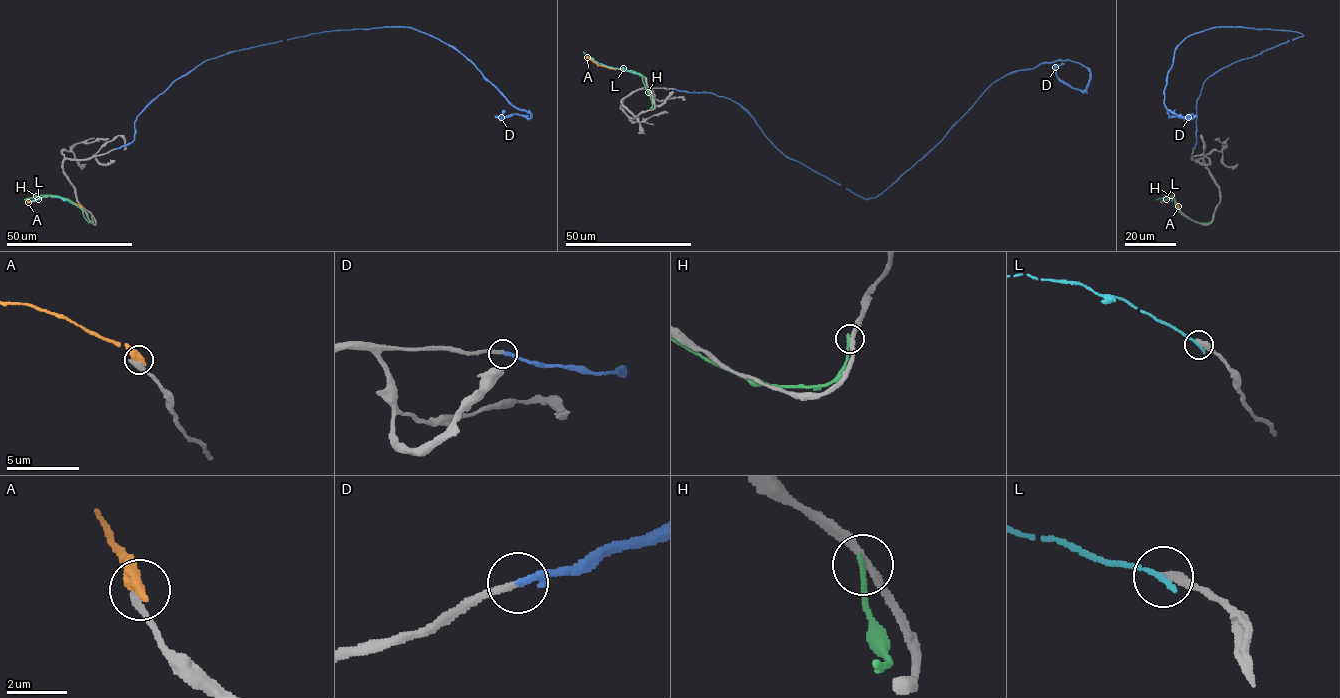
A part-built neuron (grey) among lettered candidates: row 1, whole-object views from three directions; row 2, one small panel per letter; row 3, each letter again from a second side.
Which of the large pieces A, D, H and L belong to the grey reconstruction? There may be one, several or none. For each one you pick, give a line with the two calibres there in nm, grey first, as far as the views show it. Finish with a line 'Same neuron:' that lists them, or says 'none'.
D: calibres 240 and 240 nm
Same neuron: D

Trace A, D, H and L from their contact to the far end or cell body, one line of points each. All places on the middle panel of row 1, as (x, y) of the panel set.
A: (640, 75), (599, 65), (586, 56)
D: (673, 89), (730, 98), (866, 199), (1002, 77), (1070, 60), (1083, 90), (1063, 63)
H: (650, 109), (648, 91), (639, 74), (595, 63), (583, 52)
L: (639, 74), (603, 65), (591, 58)

